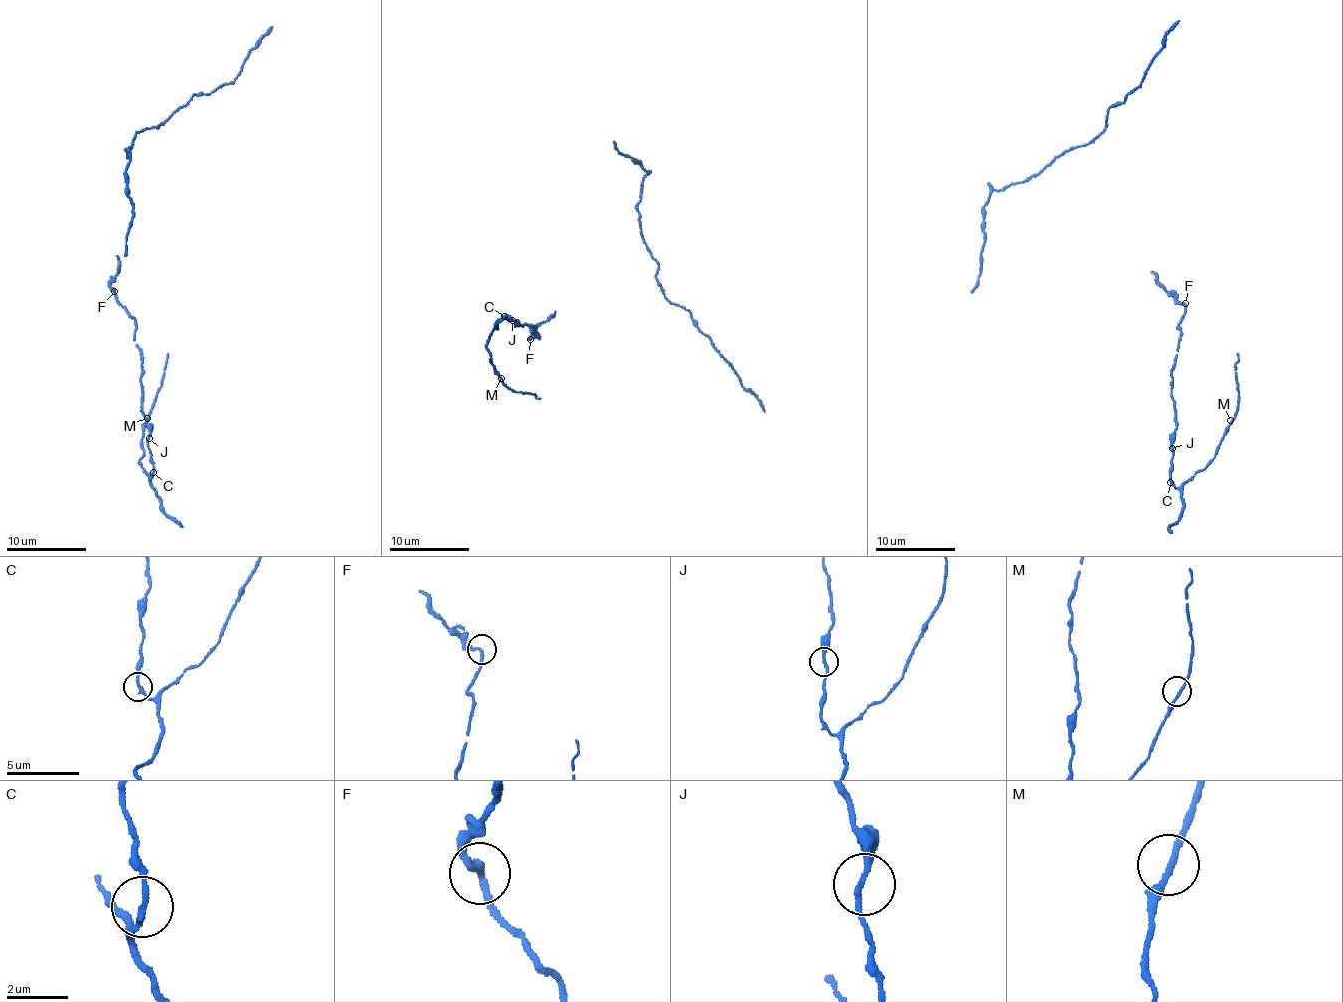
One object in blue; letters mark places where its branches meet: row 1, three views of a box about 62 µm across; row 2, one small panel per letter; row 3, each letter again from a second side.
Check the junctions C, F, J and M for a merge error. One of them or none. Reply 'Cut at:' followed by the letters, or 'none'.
Cut at: none

